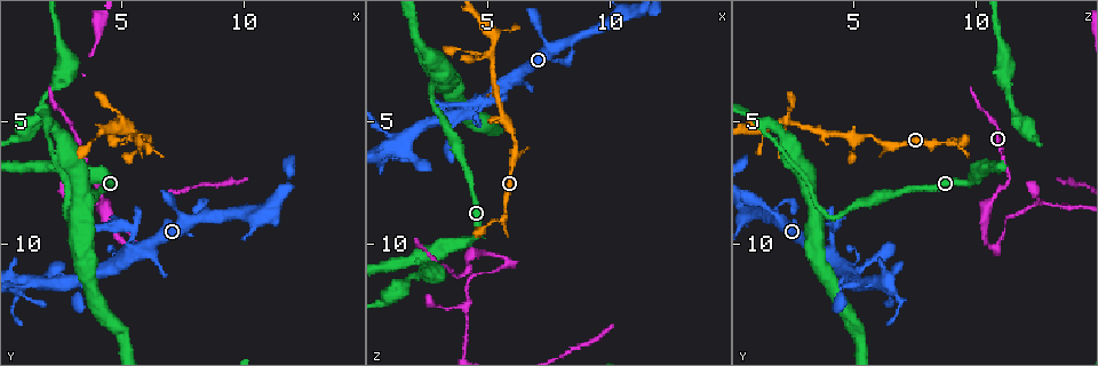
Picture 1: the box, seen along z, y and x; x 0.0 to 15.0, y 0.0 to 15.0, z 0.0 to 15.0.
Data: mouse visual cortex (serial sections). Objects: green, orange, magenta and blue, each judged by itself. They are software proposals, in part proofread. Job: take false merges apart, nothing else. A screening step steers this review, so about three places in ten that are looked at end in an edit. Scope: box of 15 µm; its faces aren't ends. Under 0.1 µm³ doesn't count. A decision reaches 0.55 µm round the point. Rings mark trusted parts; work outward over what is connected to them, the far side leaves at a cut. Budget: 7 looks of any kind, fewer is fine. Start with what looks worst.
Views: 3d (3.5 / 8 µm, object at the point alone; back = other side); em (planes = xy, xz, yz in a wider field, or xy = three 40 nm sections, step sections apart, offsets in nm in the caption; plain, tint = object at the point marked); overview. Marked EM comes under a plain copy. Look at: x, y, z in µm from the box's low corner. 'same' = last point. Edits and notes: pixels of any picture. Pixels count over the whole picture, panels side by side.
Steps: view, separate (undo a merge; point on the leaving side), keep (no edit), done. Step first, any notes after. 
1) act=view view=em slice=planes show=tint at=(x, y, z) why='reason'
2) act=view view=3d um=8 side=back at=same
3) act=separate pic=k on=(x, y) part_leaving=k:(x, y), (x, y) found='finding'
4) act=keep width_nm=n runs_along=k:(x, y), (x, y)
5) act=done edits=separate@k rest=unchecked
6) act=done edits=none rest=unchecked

act=view view=3d um=8 side=back at=(5.8, 10.2, 10.7) why='sharp bend'

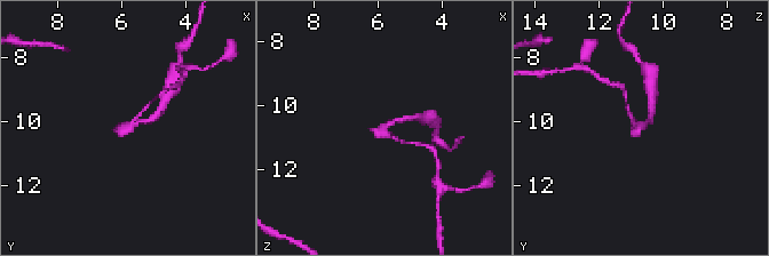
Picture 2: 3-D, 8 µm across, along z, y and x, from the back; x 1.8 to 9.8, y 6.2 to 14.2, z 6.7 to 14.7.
act=view view=3d um=3.5 side=back at=(5.7, 10.0, 10.7)

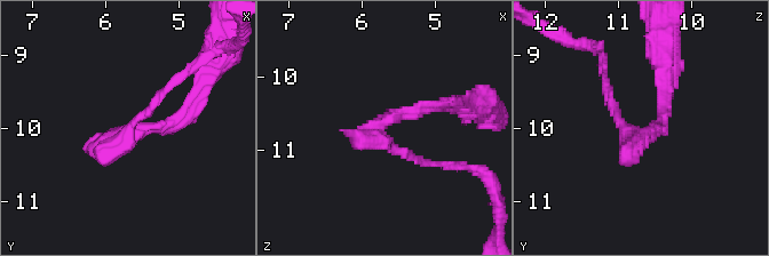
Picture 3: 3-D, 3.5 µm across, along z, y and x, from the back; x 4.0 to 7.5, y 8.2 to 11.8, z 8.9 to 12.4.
act=view view=em slice=planes show=tint at=(5.80, 10.10, 10.65) why='now the EM'

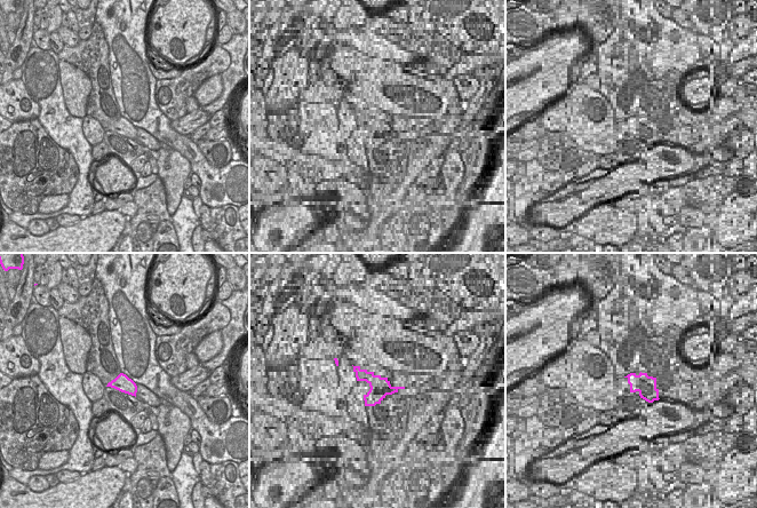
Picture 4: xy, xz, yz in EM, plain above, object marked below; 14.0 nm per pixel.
act=separate pic=3 on=(147, 112) part_leaving=3:(121, 135), (199, 62) found='a second cell is stuck on'

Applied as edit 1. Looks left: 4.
act=view view=3d um=3.5 at=(3.1, 8.6, 3.5) why='small branch off a trunk'

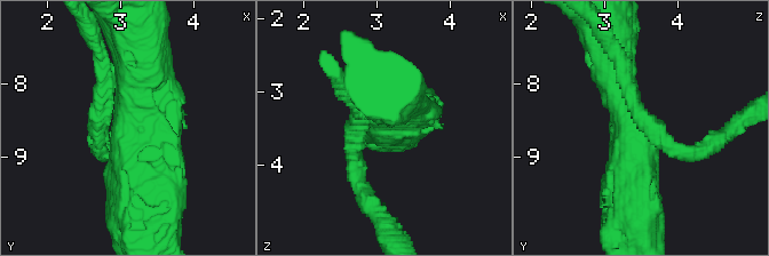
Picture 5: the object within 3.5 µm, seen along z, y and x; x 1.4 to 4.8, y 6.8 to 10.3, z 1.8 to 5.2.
act=view view=em slice=xy step=2 show=tint at=(3.05, 8.65, 3.45) why='need the tissue'

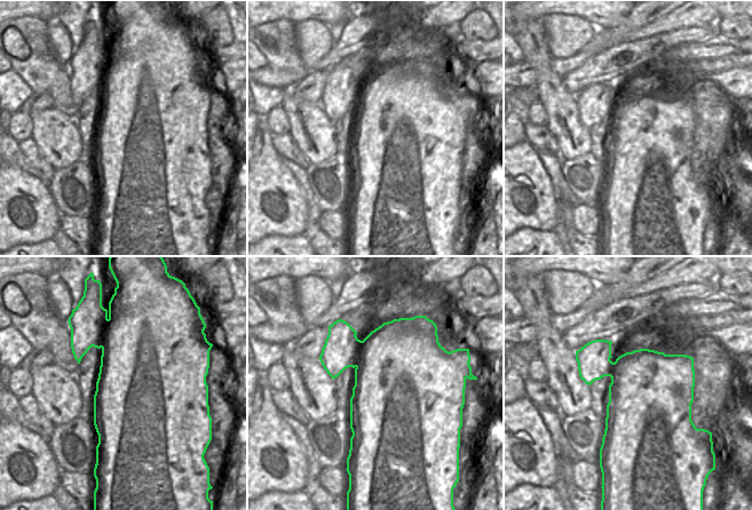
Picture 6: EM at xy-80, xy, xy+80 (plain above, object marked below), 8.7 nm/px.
act=keep found='continuous, no second cell'

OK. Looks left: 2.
act=view view=3d um=3.5 at=(5.7, 5.8, 8.6) why='sharp bend'

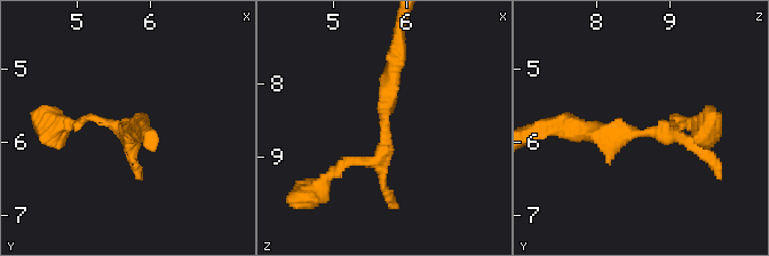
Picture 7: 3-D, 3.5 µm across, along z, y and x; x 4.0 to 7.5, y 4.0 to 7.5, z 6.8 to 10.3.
act=view view=em slice=xy step=1 show=tint at=(5.70, 5.85, 8.60) why='need the tissue'

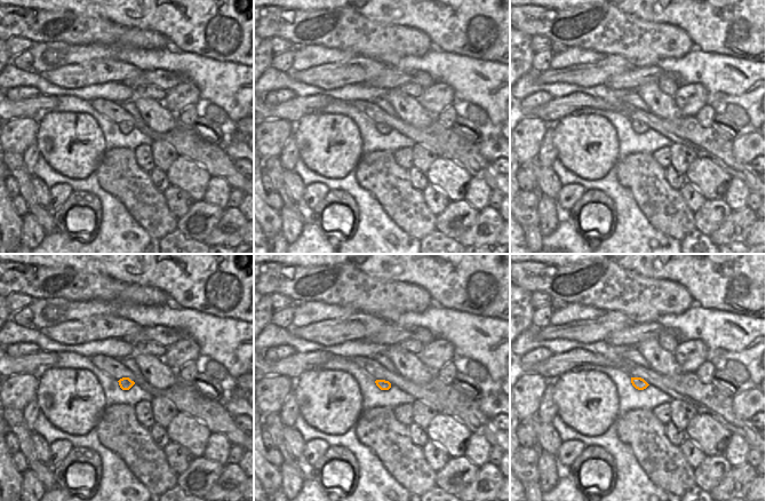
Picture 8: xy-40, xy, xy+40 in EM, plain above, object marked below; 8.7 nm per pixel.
act=keep found='continuous, no second cell'

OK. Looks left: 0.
act=done edits=separate@3 rest=unchecked

